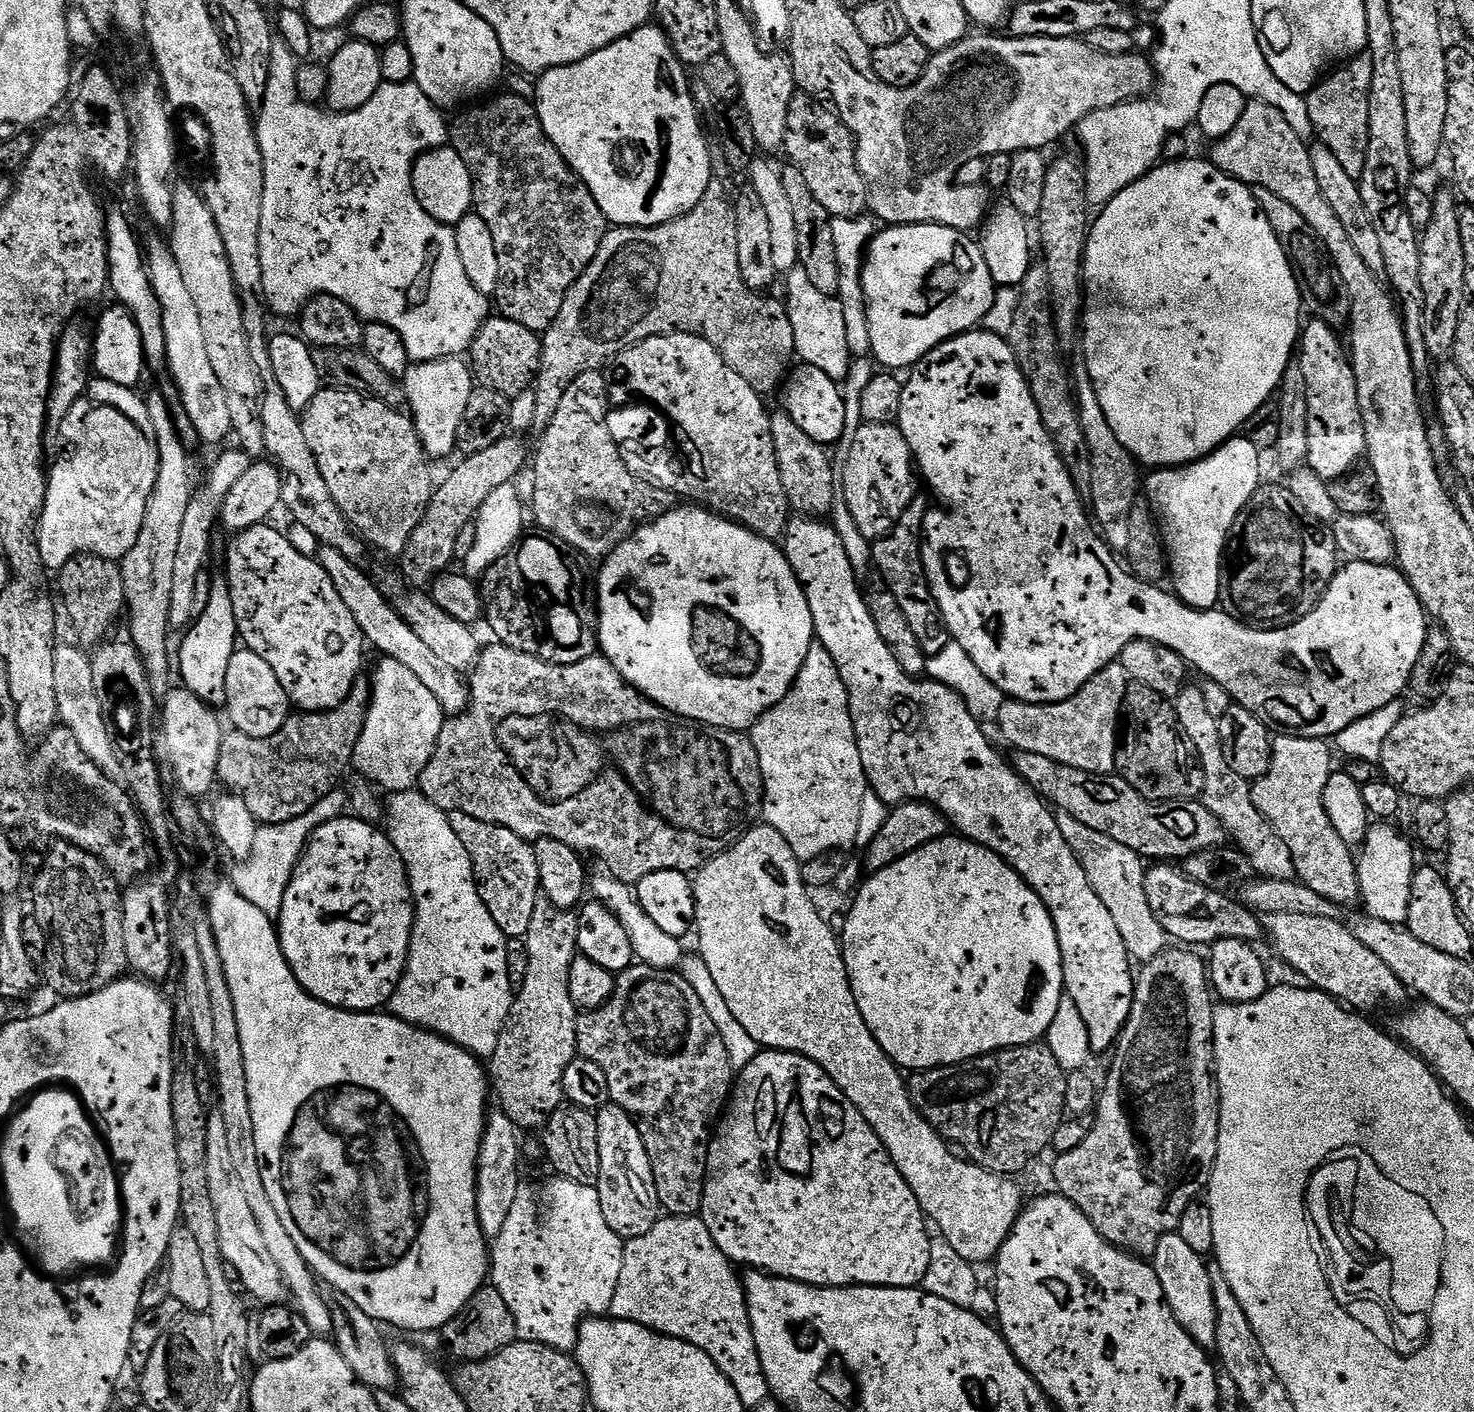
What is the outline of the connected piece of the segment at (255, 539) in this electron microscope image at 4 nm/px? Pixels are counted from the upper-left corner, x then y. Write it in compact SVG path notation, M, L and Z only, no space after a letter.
M267 523L239 533L236 545L228 556L228 582L226 588L233 596L234 614L237 616L239 639L246 643L247 651L258 654L270 662L270 670L278 674L284 683L289 701L296 704L301 713L326 712L336 708L351 694L357 683L356 675L364 664L366 641L360 632L354 614L340 597L330 574L321 566L319 559L299 552L276 528Z

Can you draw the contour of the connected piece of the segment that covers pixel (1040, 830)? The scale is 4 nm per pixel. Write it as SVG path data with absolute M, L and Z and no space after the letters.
M796 518L788 528L782 551L804 588L815 639L821 640L825 650L832 655L835 675L848 691L848 705L869 789L874 796L876 792L877 798L887 806L909 802L933 804L959 835L998 853L1015 872L1020 873L1020 877L1042 898L1052 916L1062 954L1064 991L1067 999L1078 1006L1082 1022L1086 1022L1093 1053L1106 1051L1132 1016L1132 999L1136 996L1136 984L1132 981L1134 964L1110 910L1106 910L1102 898L1098 898L1090 886L1080 859L1074 850L1070 850L1066 838L1062 838L1056 812L1018 775L1005 757L1004 760L1000 757L999 750L980 729L983 728L981 721L953 688L931 678L911 676L898 666L898 658L894 658L892 648L886 646L886 642L882 642L882 634L878 634L862 584L856 580L850 558L843 549L842 538L831 523L820 518Z

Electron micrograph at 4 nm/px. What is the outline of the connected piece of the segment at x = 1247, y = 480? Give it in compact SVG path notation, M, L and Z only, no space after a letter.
M1240 439L1227 440L1193 464L1152 470L1146 476L1146 503L1151 506L1164 539L1171 587L1191 608L1212 610L1221 603L1226 541L1237 516L1262 484L1260 452L1254 441Z

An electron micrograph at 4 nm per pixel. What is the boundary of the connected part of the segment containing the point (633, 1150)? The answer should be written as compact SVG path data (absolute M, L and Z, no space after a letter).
M615 1102L595 1113L596 1141L600 1171L594 1186L600 1192L602 1214L610 1222L610 1230L627 1242L650 1234L650 1230L662 1218L658 1190L654 1186L654 1170L642 1142L642 1134L636 1121L625 1108Z

